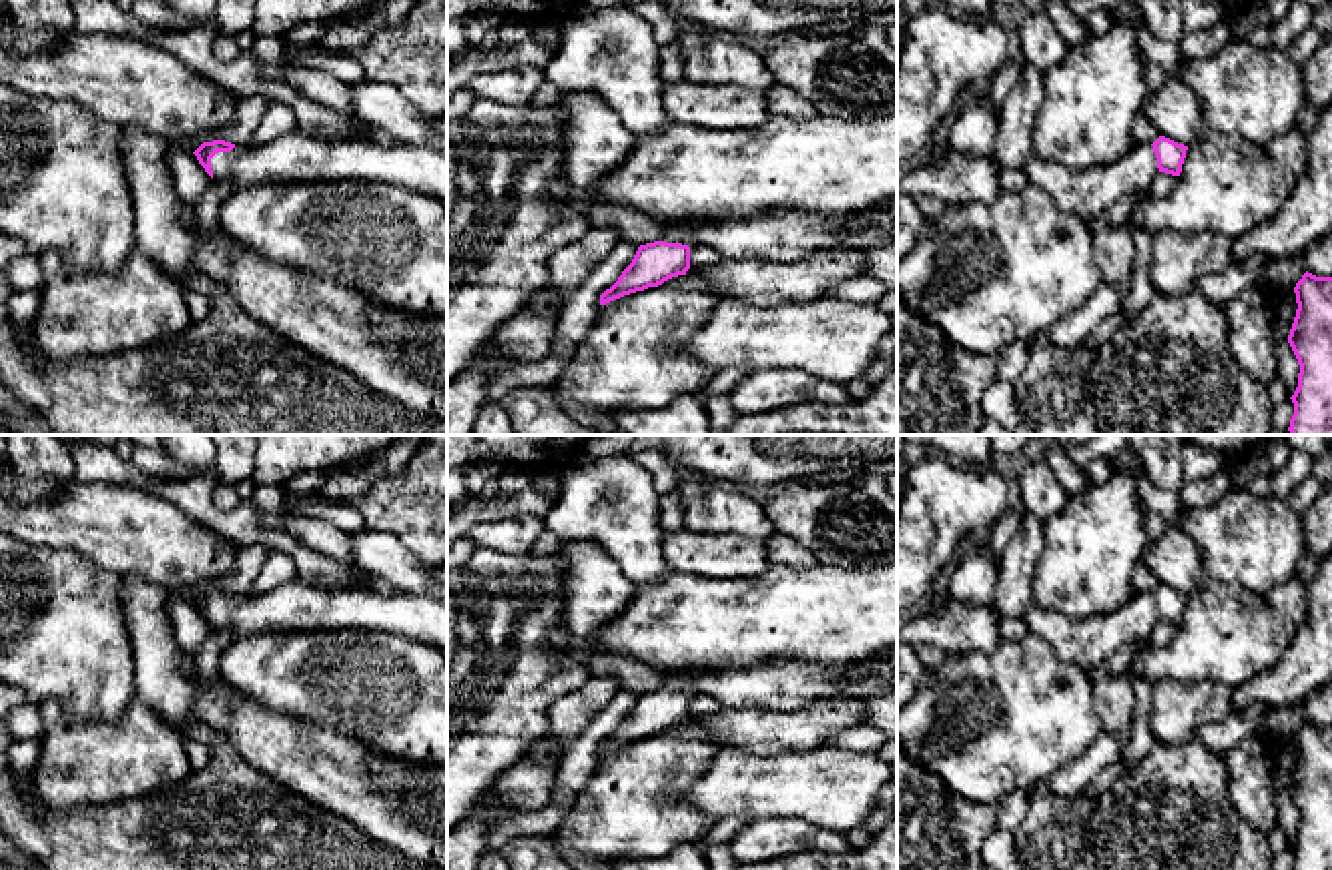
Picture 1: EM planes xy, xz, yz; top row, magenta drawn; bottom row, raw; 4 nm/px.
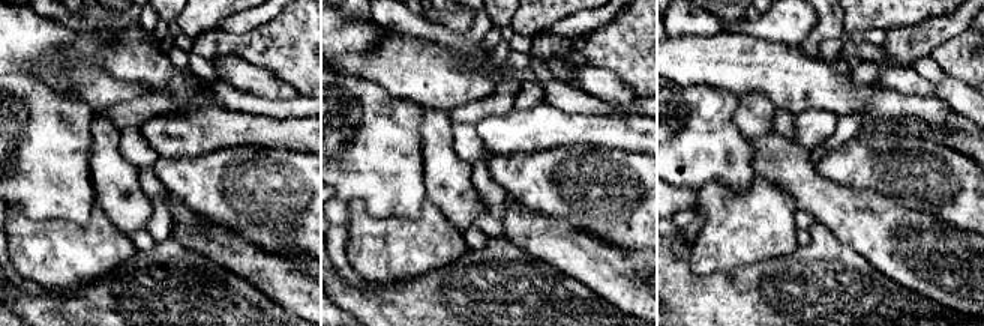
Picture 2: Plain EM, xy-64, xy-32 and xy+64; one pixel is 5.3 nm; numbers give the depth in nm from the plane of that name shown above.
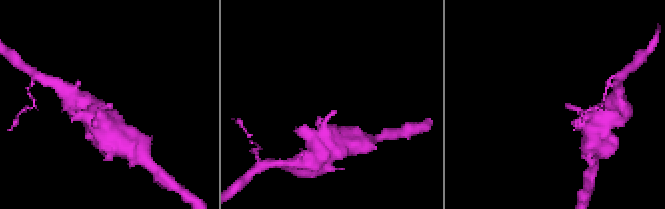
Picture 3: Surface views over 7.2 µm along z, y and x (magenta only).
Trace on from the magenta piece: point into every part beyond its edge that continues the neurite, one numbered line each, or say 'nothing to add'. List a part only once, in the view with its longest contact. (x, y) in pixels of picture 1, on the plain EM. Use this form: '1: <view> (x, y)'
1: xy (295, 606)

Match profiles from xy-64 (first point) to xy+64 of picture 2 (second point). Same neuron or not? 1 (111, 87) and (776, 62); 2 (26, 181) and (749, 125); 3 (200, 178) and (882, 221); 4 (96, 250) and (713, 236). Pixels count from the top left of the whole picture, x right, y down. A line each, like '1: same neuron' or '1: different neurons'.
1: same neuron
2: different neurons
3: different neurons
4: same neuron

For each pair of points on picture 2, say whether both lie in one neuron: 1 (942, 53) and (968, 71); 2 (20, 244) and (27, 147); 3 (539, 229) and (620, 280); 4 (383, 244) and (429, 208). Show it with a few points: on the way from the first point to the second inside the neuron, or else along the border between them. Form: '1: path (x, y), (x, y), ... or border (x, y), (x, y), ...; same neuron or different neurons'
1: path (948, 54), (962, 65); same neuron
2: border (15, 205), (35, 220), (57, 221); different neurons
3: path (558, 242), (600, 266); same neuron
4: path (396, 244), (401, 244), (423, 221); same neuron

